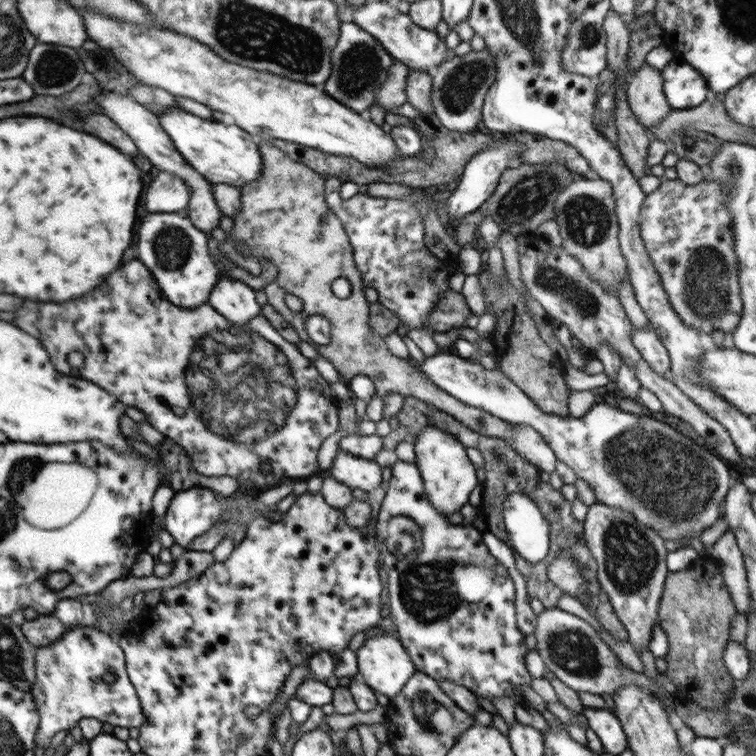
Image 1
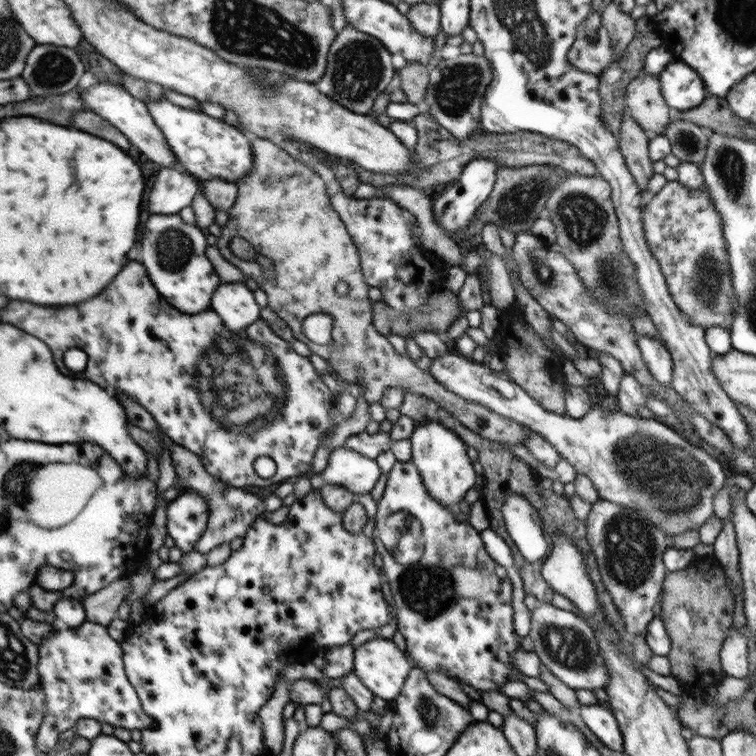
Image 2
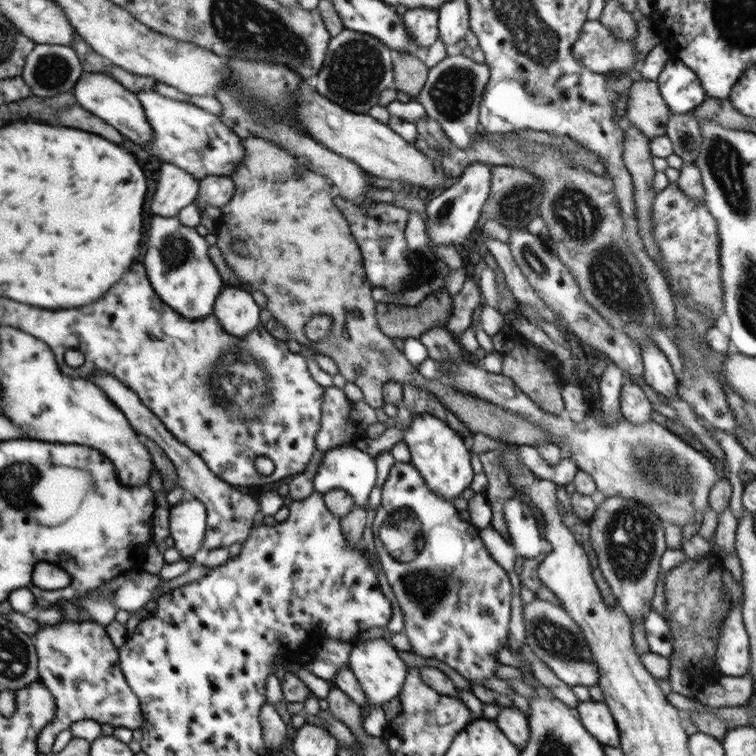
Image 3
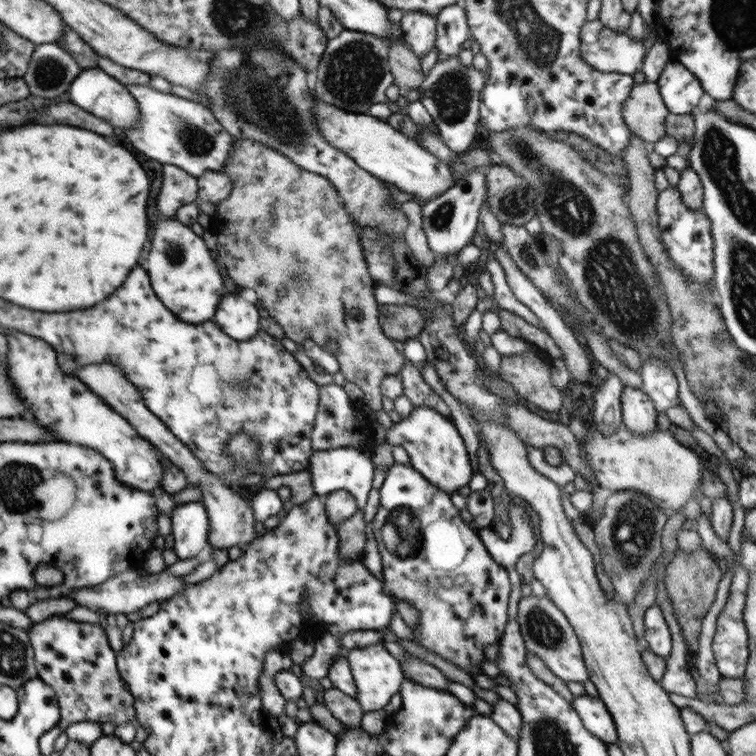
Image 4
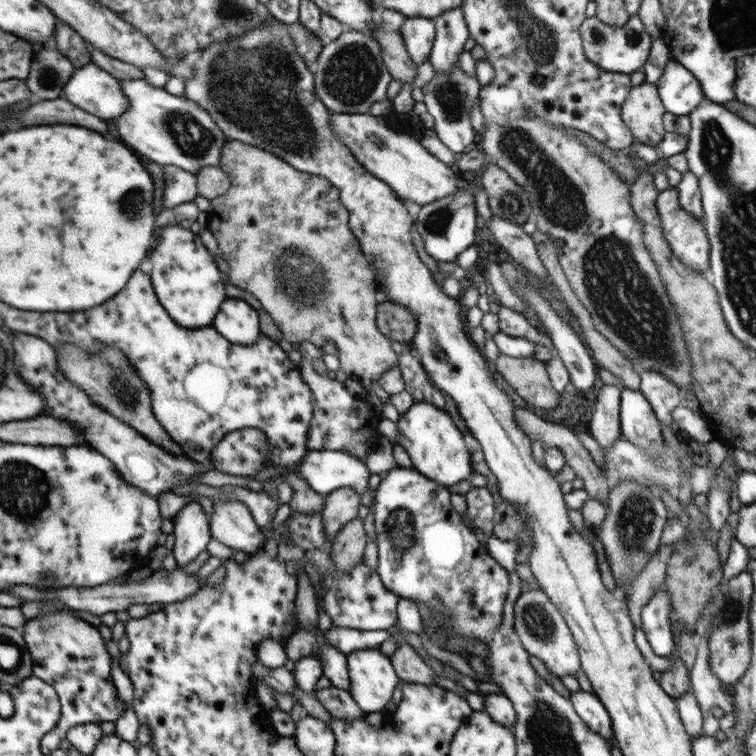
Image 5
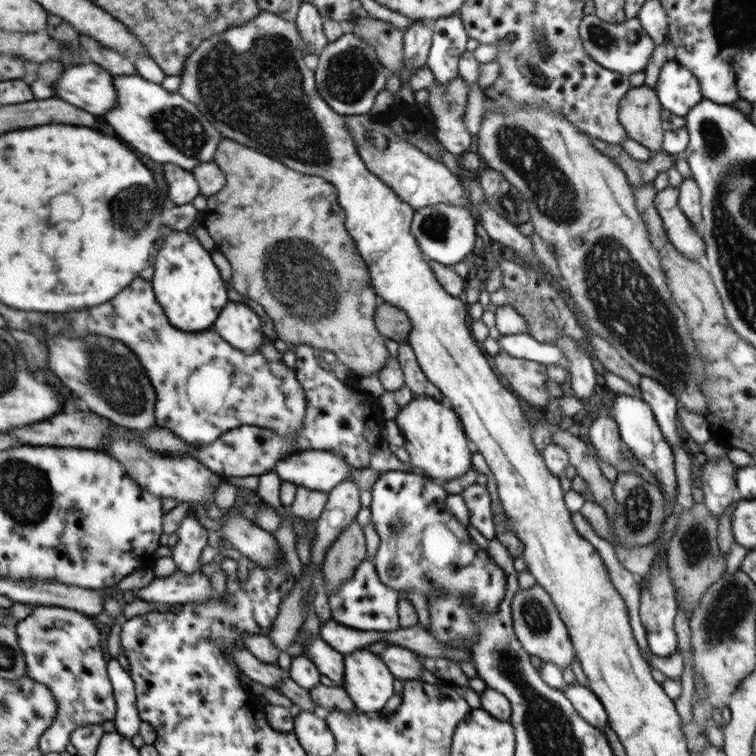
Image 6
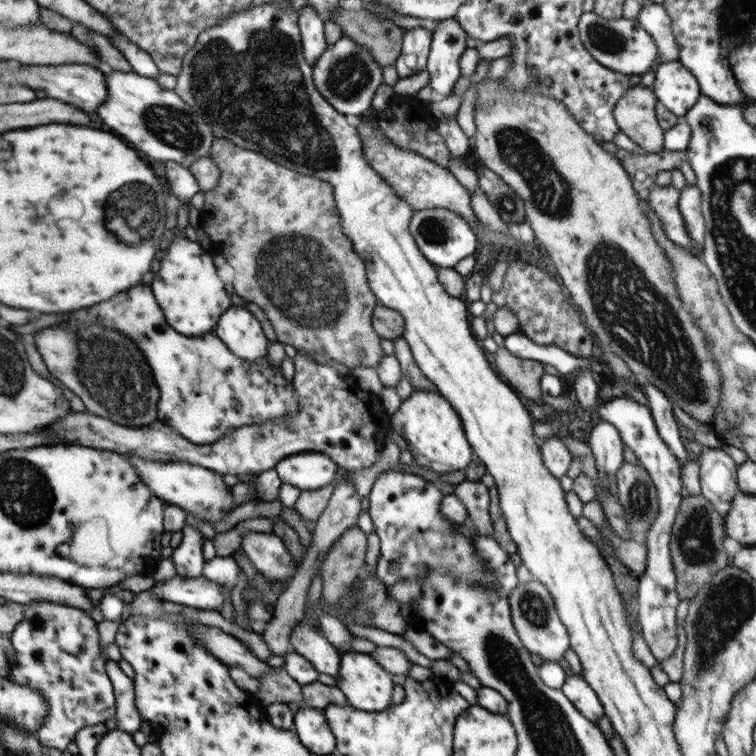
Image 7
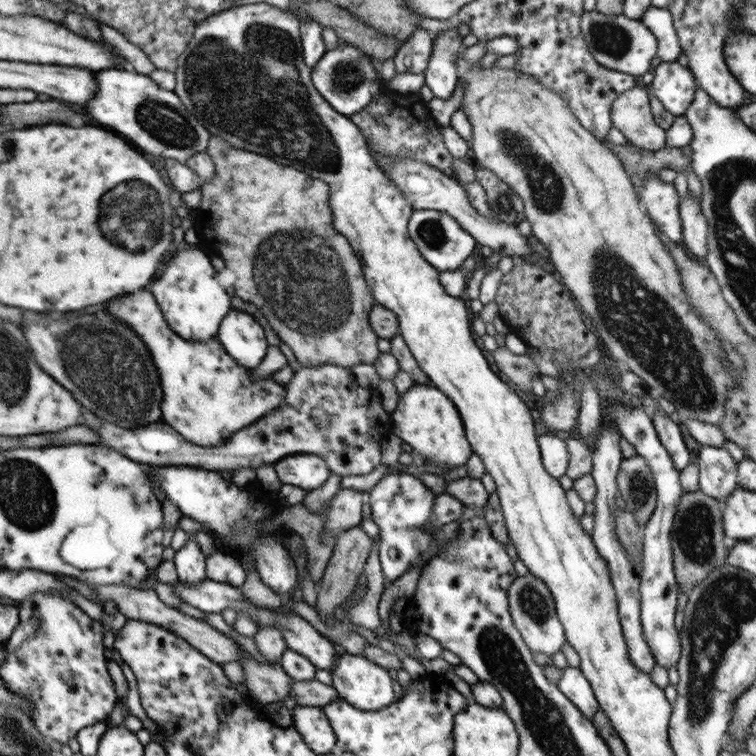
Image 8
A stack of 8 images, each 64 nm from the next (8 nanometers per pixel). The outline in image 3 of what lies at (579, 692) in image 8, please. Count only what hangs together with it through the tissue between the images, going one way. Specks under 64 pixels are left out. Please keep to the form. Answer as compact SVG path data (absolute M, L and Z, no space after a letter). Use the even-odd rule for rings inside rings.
M579 701L580 722L603 745L620 746L620 731L608 705L599 701Z

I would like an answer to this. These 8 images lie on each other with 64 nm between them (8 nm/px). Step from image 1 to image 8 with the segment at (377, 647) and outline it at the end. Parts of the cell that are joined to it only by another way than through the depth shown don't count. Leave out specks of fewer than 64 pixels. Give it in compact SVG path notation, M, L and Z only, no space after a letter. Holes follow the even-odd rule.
M344 653L334 666L331 672L332 685L336 692L340 694L340 699L344 699L354 708L363 711L377 711L388 706L394 701L394 691L392 691L392 678L385 668L370 662L363 655L352 655Z

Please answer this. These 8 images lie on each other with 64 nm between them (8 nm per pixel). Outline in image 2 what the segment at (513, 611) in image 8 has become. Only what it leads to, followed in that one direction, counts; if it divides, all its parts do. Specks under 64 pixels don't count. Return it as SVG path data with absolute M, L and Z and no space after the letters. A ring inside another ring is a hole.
M539 602L531 610L530 632L531 650L538 655L542 666L557 676L574 690L585 688L593 691L602 688L610 681L610 672L600 654L594 630L590 629L575 613L556 608L552 603Z

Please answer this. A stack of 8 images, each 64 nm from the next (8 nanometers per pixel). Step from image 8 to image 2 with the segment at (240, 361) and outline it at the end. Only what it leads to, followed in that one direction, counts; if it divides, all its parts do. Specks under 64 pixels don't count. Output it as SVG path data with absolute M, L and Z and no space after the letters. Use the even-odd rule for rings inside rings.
M241 282L218 286L212 295L211 309L225 322L231 334L244 335L245 328L260 318L260 306Z

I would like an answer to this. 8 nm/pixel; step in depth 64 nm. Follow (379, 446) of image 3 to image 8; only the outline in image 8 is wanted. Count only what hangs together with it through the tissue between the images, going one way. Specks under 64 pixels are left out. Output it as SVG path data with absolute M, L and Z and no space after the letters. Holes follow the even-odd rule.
M414 384L399 395L397 408L391 414L392 434L410 444L418 461L428 459L430 463L451 465L465 464L473 453L466 438L464 423L456 406L446 393L433 385Z

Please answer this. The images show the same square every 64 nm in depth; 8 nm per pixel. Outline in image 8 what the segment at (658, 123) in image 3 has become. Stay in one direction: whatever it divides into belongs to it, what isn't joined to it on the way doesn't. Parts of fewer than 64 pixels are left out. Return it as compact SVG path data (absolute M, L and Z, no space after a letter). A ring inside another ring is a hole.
M638 86L622 92L612 103L610 116L612 118L612 127L620 130L628 143L653 151L666 146L665 130L656 124L652 108L650 108L648 88Z

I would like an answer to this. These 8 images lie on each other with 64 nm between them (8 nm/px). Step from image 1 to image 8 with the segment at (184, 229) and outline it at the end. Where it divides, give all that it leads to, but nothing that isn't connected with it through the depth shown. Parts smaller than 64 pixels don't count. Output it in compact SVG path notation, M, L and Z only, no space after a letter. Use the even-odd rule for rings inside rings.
M183 243L176 247L176 256L166 264L164 274L149 286L157 299L169 327L178 336L194 342L216 341L222 318L230 312L230 296L218 282L218 274L212 268L208 255L202 254L198 246Z

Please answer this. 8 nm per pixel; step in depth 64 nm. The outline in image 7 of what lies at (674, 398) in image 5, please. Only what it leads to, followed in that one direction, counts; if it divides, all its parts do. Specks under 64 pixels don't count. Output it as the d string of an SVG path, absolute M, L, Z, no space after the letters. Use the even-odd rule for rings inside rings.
M642 382L641 389L650 402L650 412L655 426L664 440L664 444L675 454L680 466L690 465L688 463L688 452L680 437L680 423L673 415L670 400L666 394L660 393L656 387L648 382Z

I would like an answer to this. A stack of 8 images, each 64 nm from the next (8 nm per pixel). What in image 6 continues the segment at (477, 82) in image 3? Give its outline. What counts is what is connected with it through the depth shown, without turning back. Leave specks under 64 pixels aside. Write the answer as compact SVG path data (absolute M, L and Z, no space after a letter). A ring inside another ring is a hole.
M460 74L448 80L446 86L434 82L429 88L428 108L435 123L435 137L444 148L457 157L464 156L472 145L470 130L466 128L464 113L471 83Z

